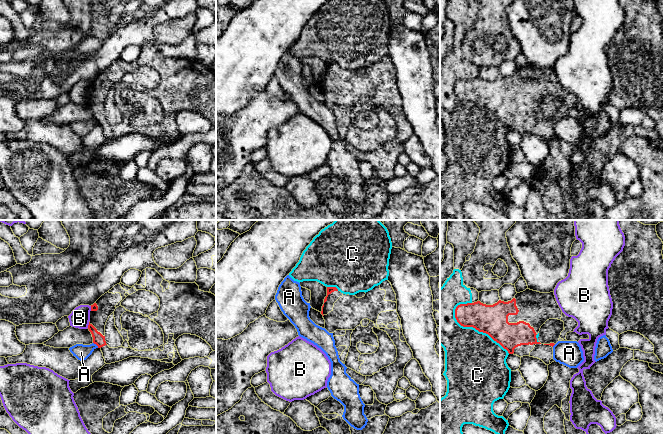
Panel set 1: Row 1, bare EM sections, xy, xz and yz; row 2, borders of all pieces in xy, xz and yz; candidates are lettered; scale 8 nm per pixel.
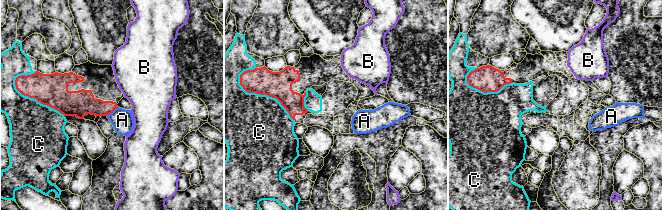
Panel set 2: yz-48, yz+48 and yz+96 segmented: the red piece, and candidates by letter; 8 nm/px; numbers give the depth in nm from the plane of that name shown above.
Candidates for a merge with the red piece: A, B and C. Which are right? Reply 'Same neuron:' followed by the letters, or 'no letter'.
Same neuron: no letter

